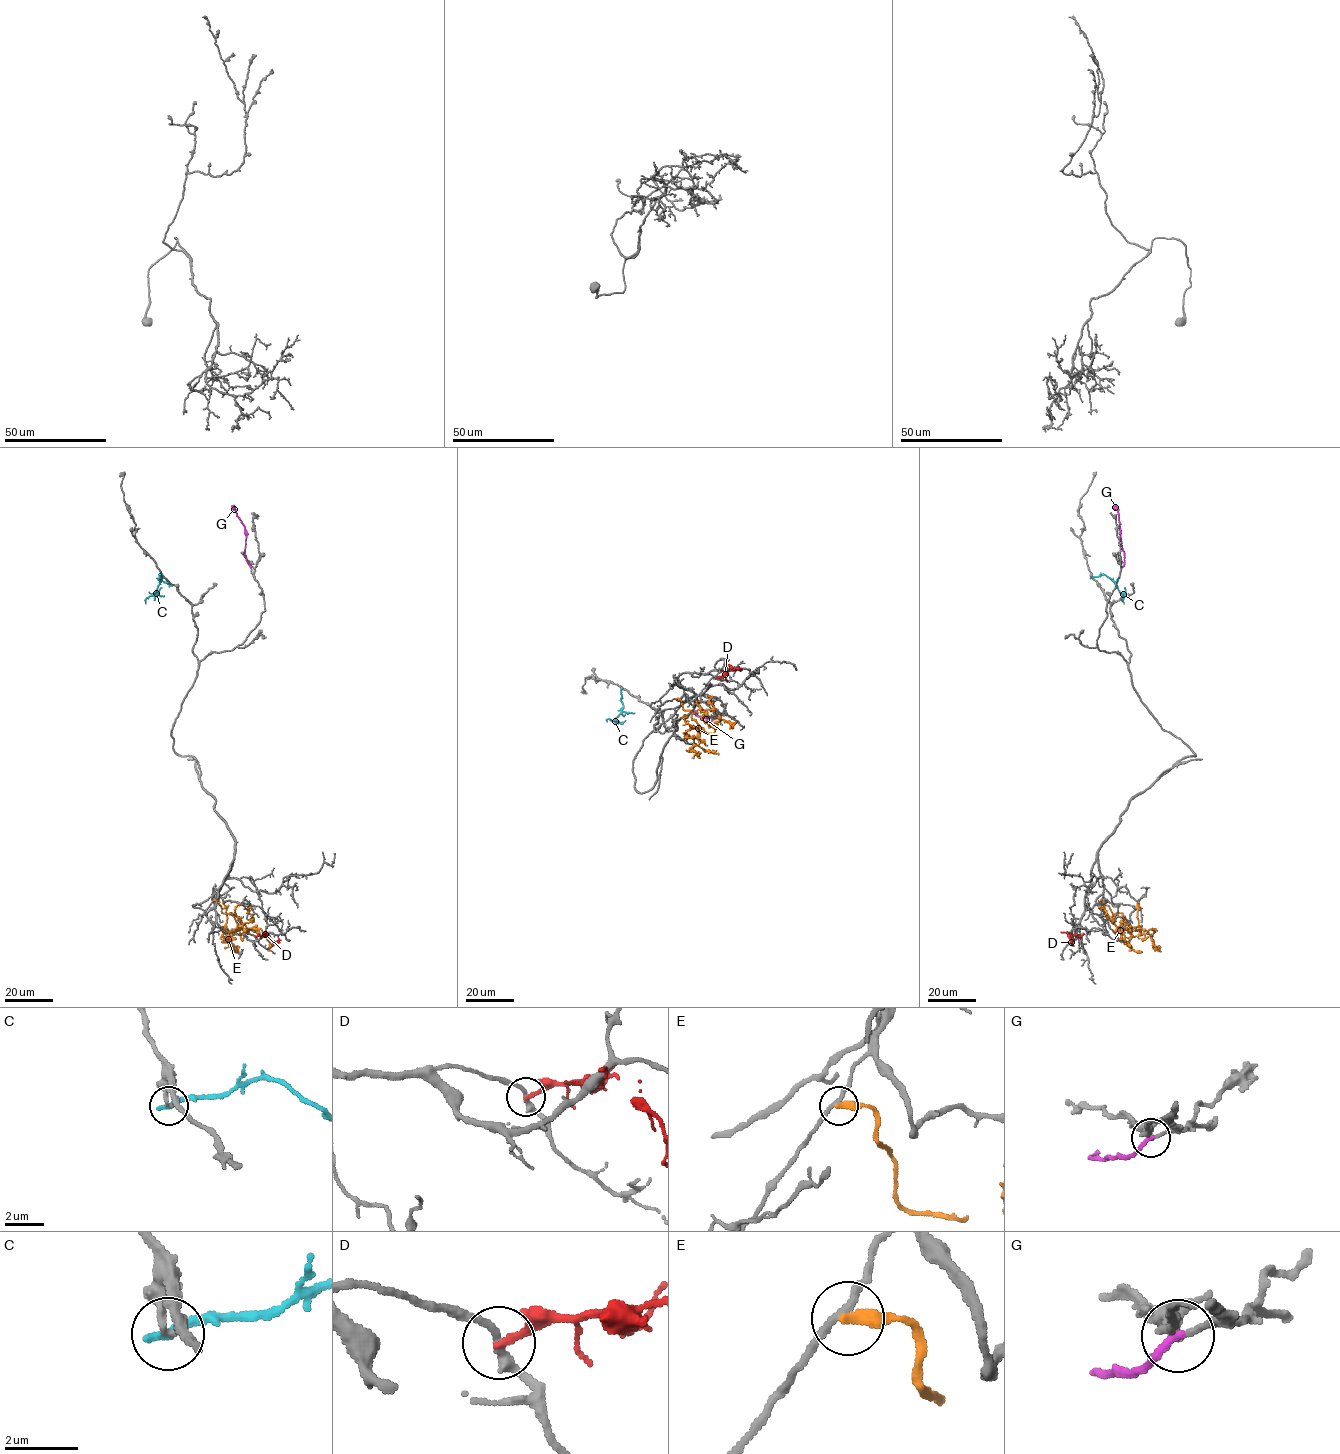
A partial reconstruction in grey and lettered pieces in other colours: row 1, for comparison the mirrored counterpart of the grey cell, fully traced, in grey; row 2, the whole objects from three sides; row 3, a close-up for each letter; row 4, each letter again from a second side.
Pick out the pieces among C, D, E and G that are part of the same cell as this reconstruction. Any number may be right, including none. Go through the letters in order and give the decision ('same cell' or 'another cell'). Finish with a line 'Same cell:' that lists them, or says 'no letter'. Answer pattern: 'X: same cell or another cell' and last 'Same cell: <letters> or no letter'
C: another cell
D: another cell
E: another cell
G: same cell
Same cell: G

